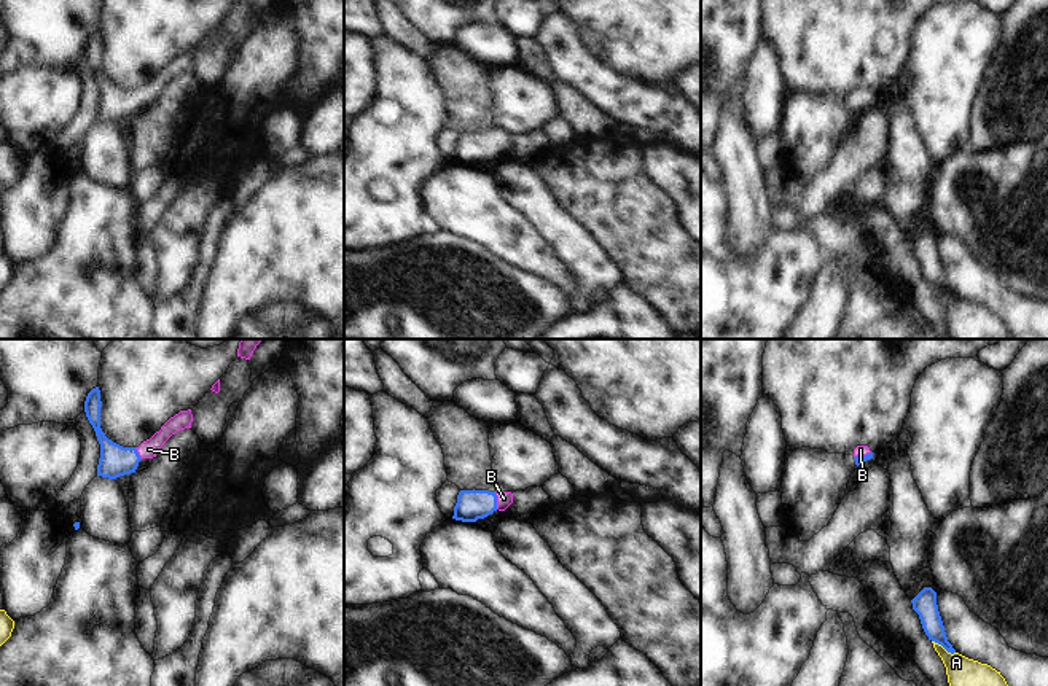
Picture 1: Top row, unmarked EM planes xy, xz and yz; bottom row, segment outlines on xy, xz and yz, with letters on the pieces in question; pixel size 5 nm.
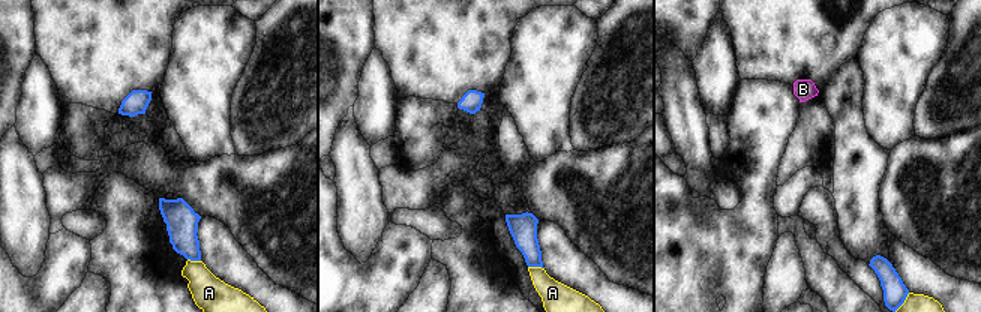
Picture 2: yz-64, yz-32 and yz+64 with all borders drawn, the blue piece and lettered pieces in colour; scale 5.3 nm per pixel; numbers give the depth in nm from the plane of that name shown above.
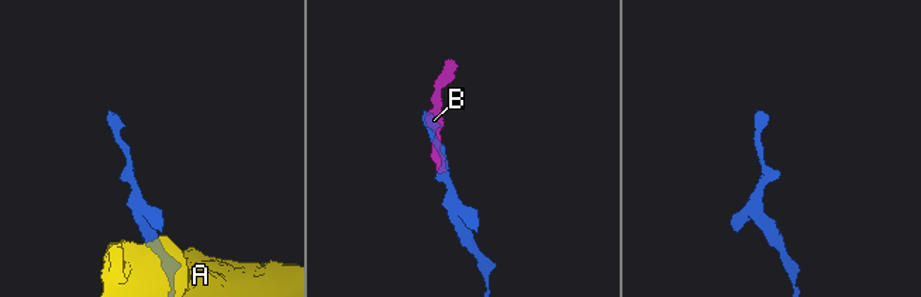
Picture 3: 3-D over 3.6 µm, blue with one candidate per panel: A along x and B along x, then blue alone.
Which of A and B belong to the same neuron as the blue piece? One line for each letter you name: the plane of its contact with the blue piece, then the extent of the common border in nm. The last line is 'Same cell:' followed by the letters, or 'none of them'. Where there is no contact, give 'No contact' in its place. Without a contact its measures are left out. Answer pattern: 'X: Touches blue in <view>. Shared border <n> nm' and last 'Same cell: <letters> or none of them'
B: Touches blue in xz. Shared border 90 nm
Same cell: B.

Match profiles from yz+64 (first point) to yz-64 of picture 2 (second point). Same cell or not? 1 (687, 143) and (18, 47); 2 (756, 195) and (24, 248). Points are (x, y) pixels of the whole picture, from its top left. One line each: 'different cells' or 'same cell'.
1: different cells
2: different cells

